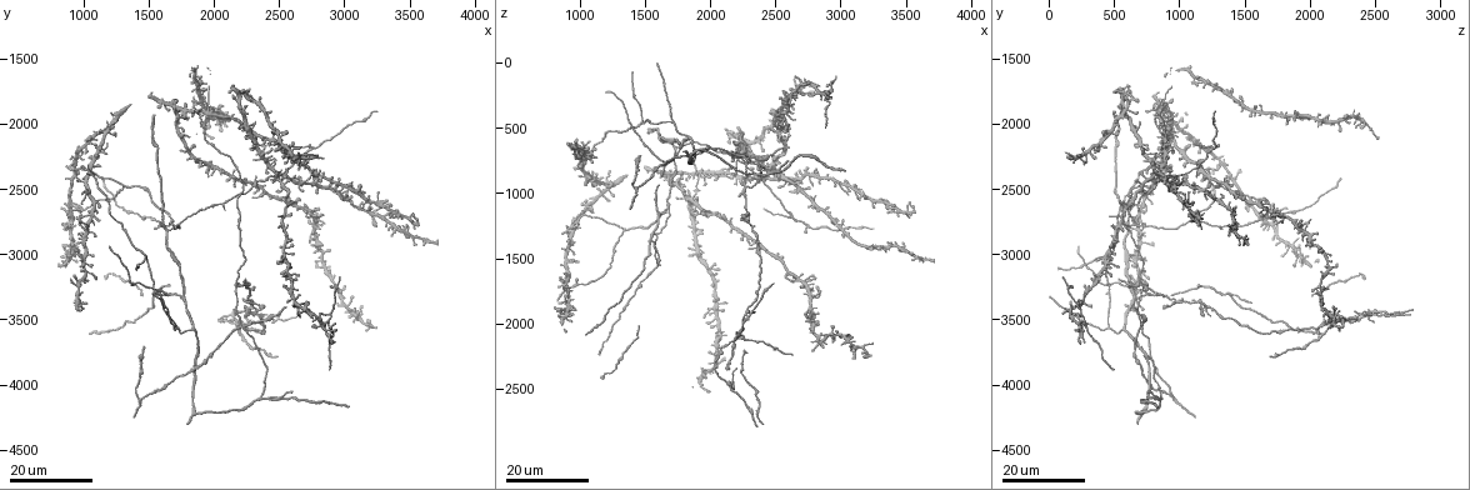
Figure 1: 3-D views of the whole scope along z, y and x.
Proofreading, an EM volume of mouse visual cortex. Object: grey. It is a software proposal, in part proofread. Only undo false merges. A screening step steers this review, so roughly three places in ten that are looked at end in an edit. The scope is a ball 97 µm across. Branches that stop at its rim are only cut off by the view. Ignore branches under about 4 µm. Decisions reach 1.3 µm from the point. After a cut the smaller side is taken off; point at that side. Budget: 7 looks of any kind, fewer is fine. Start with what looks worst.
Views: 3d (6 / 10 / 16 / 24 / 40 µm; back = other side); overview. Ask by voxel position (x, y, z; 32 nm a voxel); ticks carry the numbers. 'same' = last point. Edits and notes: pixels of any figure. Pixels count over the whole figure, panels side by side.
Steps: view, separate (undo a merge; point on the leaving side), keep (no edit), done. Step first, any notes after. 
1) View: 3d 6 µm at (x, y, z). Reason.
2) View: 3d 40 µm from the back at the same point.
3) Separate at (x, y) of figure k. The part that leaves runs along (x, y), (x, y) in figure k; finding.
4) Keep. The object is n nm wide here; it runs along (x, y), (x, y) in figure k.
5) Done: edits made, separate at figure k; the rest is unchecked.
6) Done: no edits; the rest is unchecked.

View: 3d 16 µm at (2740, 2180, 1240). Four arms meet.

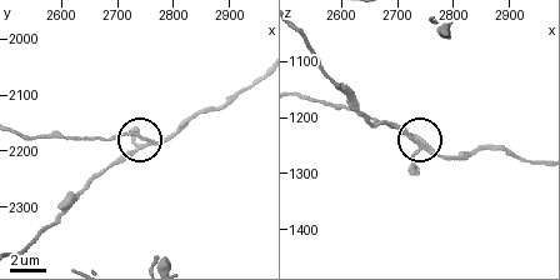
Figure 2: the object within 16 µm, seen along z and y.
View: 3d 10 µm at (2745, 2185, 1245). Closer look.

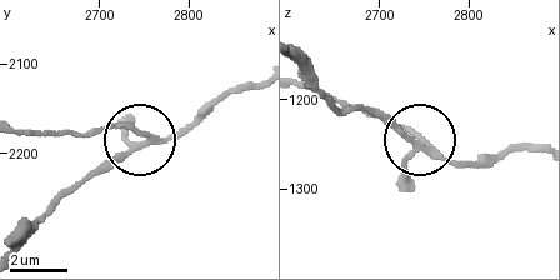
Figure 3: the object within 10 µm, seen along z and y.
Separate at (115, 128) of figure 3. The object is 180 nm wide here; the part that leaves runs along (150, 138), (118, 126), (95, 133), (24, 133) in figure 3; two neurons meet here.

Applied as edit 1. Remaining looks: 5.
View: overview.

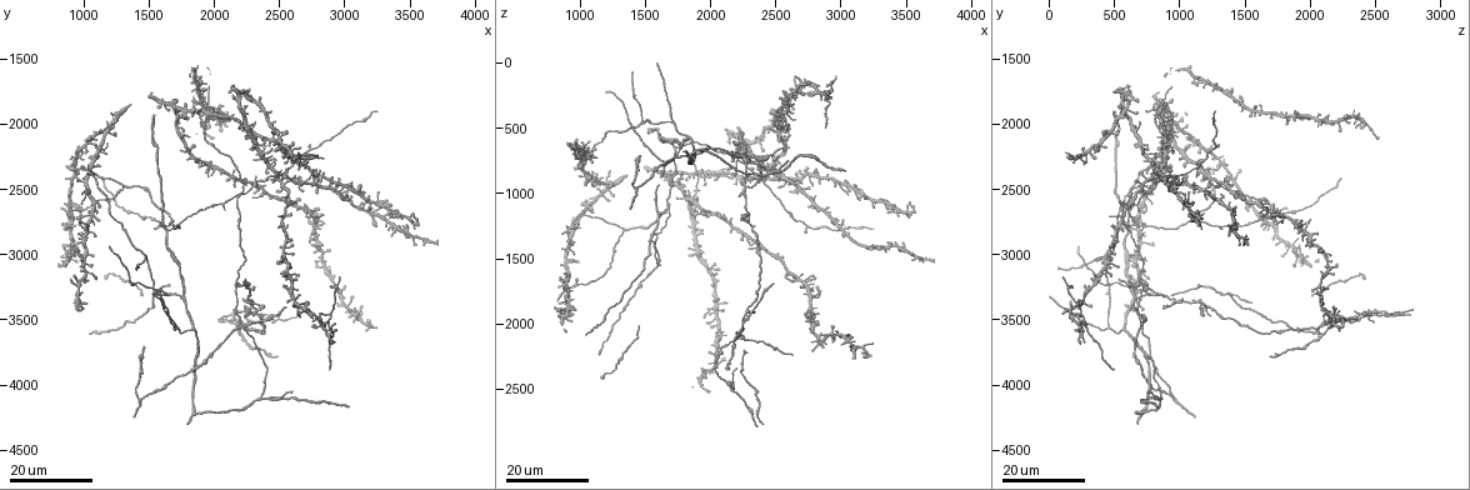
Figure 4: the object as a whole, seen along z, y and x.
View: 3d 24 µm at (1540, 3300, 1360). Small branch off a trunk.

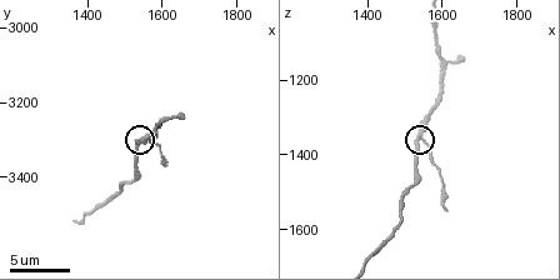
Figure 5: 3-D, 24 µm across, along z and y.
View: 3d 10 µm at the same point.

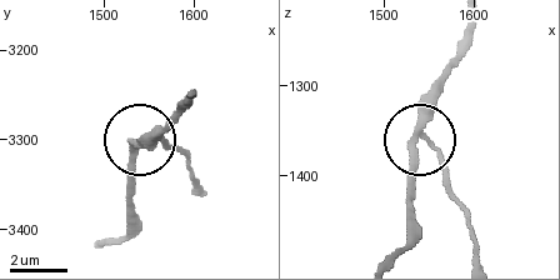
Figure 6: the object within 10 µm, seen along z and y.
View: 3d 6 µm at the same point.

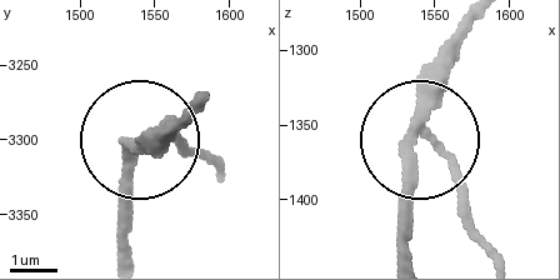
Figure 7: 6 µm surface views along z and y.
Keep. 3 arms meet here; one neuron here.

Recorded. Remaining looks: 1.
Done: edits made, separate at figure 3; the rest is unchecked.

